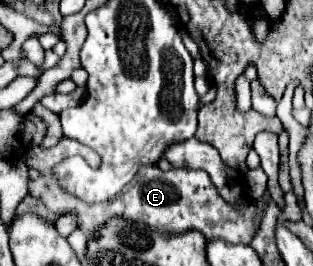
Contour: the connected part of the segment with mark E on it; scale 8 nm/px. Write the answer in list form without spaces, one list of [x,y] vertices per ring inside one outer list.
[[[66,136],[60,138],[60,142],[52,148],[40,148],[40,146],[28,148],[26,164],[40,170],[40,178],[28,182],[28,194],[42,200],[44,206],[56,216],[76,214],[78,228],[88,236],[94,236],[94,232],[104,224],[108,224],[108,220],[112,218],[122,218],[126,222],[140,222],[160,234],[182,234],[188,230],[198,230],[208,240],[226,240],[230,244],[250,244],[252,236],[258,232],[254,224],[256,200],[250,200],[248,204],[244,204],[244,208],[236,208],[236,204],[224,202],[224,198],[216,192],[214,184],[210,182],[210,176],[202,170],[172,168],[168,172],[162,172],[158,166],[140,168],[136,180],[132,180],[132,184],[112,202],[104,202],[96,206],[82,204],[80,200],[60,192],[58,188],[54,190],[54,182],[50,178],[52,168],[68,156],[82,156],[90,166],[98,166],[98,156],[96,152],[92,152],[92,148],[84,148],[84,144],[76,144],[76,140],[68,140]]]

